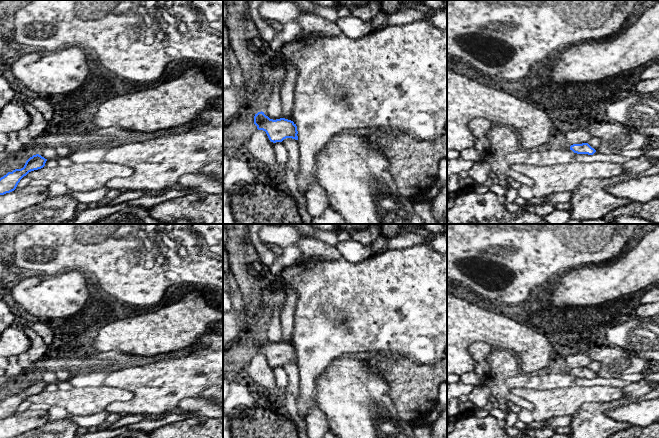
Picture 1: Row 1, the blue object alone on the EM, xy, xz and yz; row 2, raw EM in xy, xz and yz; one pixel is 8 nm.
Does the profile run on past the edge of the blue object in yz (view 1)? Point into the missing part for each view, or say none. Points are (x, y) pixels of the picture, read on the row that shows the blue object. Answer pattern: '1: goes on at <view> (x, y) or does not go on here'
1: does not go on here

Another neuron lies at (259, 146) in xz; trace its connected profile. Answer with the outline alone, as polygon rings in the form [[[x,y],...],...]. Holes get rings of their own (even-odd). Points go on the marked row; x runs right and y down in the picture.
[[[257,130],[244,143],[245,148],[265,169],[277,169],[278,164],[274,154],[274,143],[263,130]]]

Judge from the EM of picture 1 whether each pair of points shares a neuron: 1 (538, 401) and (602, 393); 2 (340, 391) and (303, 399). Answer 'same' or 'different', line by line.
1: same
2: different

